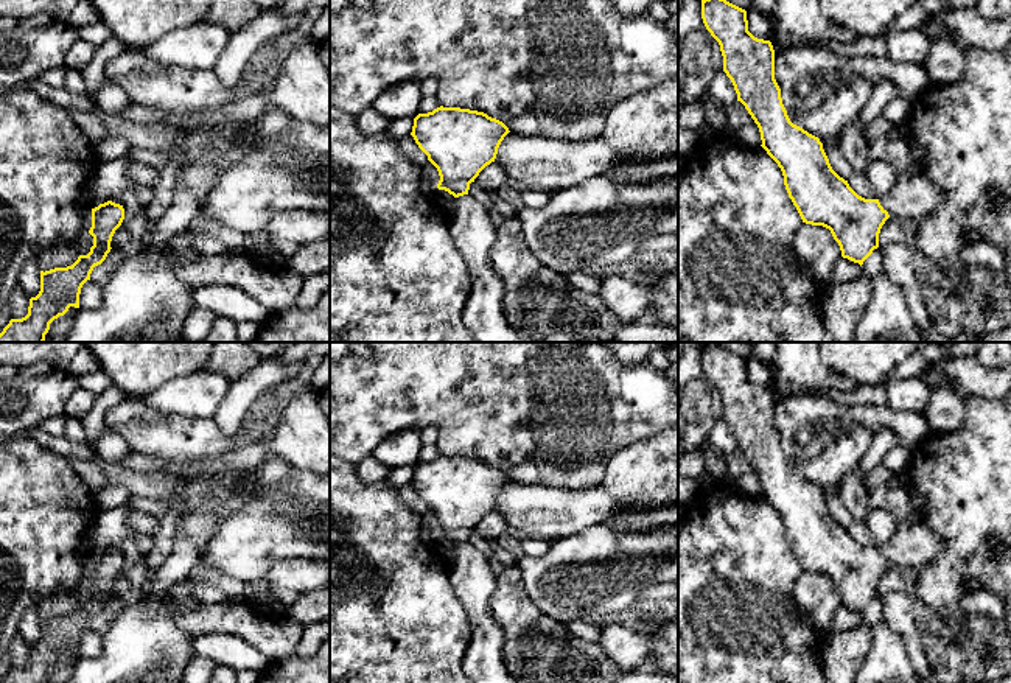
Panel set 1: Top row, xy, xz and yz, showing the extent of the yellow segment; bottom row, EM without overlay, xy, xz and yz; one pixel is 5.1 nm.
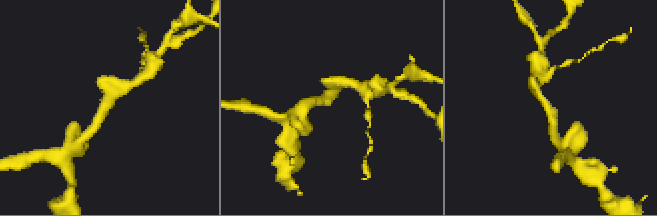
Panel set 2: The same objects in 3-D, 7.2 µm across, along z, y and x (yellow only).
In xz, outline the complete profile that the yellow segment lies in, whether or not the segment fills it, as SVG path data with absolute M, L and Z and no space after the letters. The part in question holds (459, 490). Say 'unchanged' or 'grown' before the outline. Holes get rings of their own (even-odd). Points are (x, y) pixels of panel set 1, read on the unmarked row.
grown; M443 454L418 462L411 481L439 520L437 537L456 546L450 560L450 582L471 625L471 639L462 660L471 683L518 683L504 663L504 630L490 611L496 577L488 559L468 543L470 532L495 510L509 481L502 470L484 461Z

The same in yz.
grown; M714 344L701 349L701 367L720 394L723 420L734 434L737 450L745 454L757 473L761 495L781 517L785 538L803 571L829 577L843 607L862 615L879 596L880 577L890 565L921 569L938 557L941 541L918 513L899 521L888 543L879 548L859 545L848 529L832 518L820 487L790 470L782 453L781 437L775 428L773 394L748 380L747 359Z

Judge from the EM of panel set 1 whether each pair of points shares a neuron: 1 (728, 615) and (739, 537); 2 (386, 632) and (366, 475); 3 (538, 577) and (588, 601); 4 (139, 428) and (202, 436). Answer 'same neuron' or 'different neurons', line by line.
1: same neuron
2: different neurons
3: same neuron
4: same neuron

